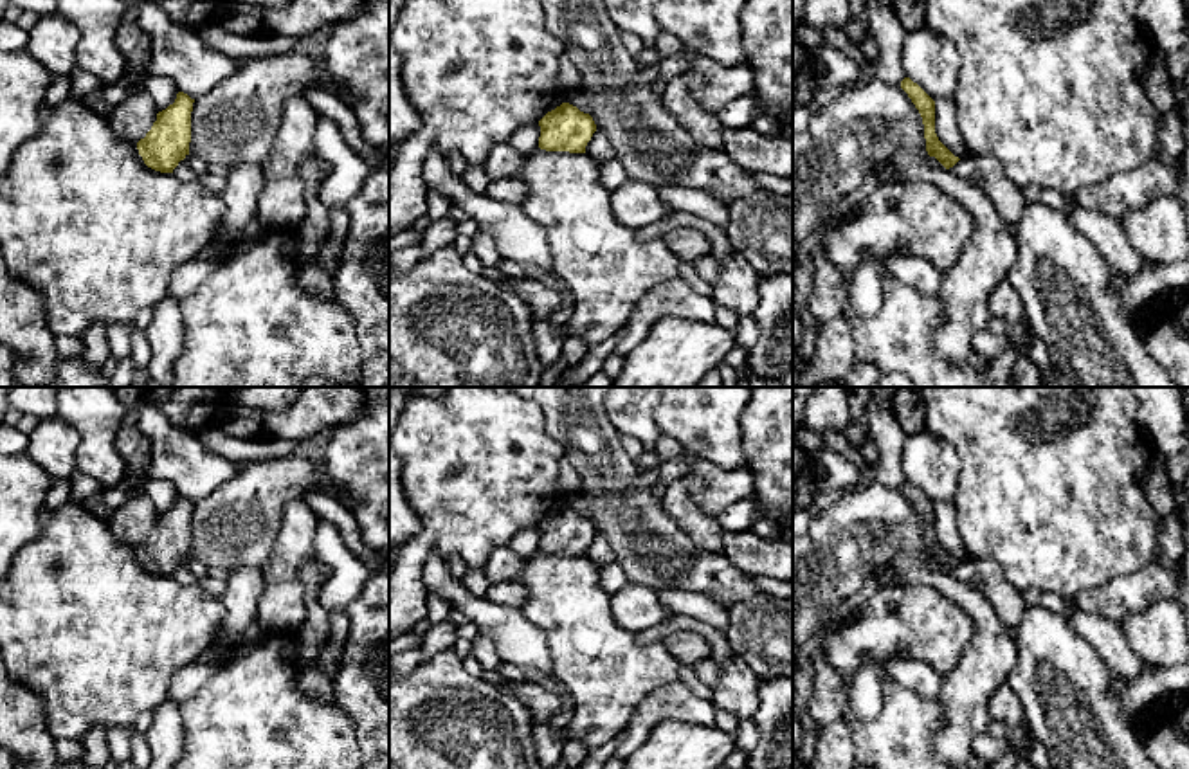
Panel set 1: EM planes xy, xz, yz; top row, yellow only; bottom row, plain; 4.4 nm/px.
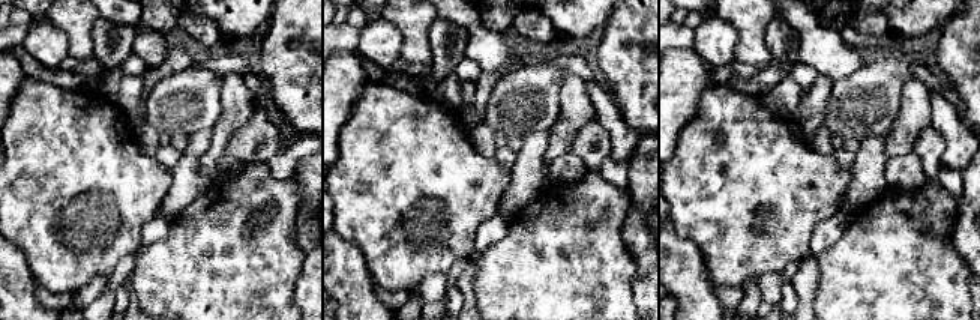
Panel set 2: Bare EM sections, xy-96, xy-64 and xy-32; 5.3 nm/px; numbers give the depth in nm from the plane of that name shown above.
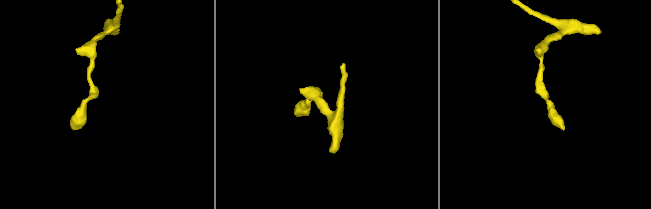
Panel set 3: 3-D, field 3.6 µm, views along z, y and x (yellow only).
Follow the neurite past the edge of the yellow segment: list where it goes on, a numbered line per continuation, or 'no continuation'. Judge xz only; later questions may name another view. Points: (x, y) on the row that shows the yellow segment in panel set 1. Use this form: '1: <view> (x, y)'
no continuation

